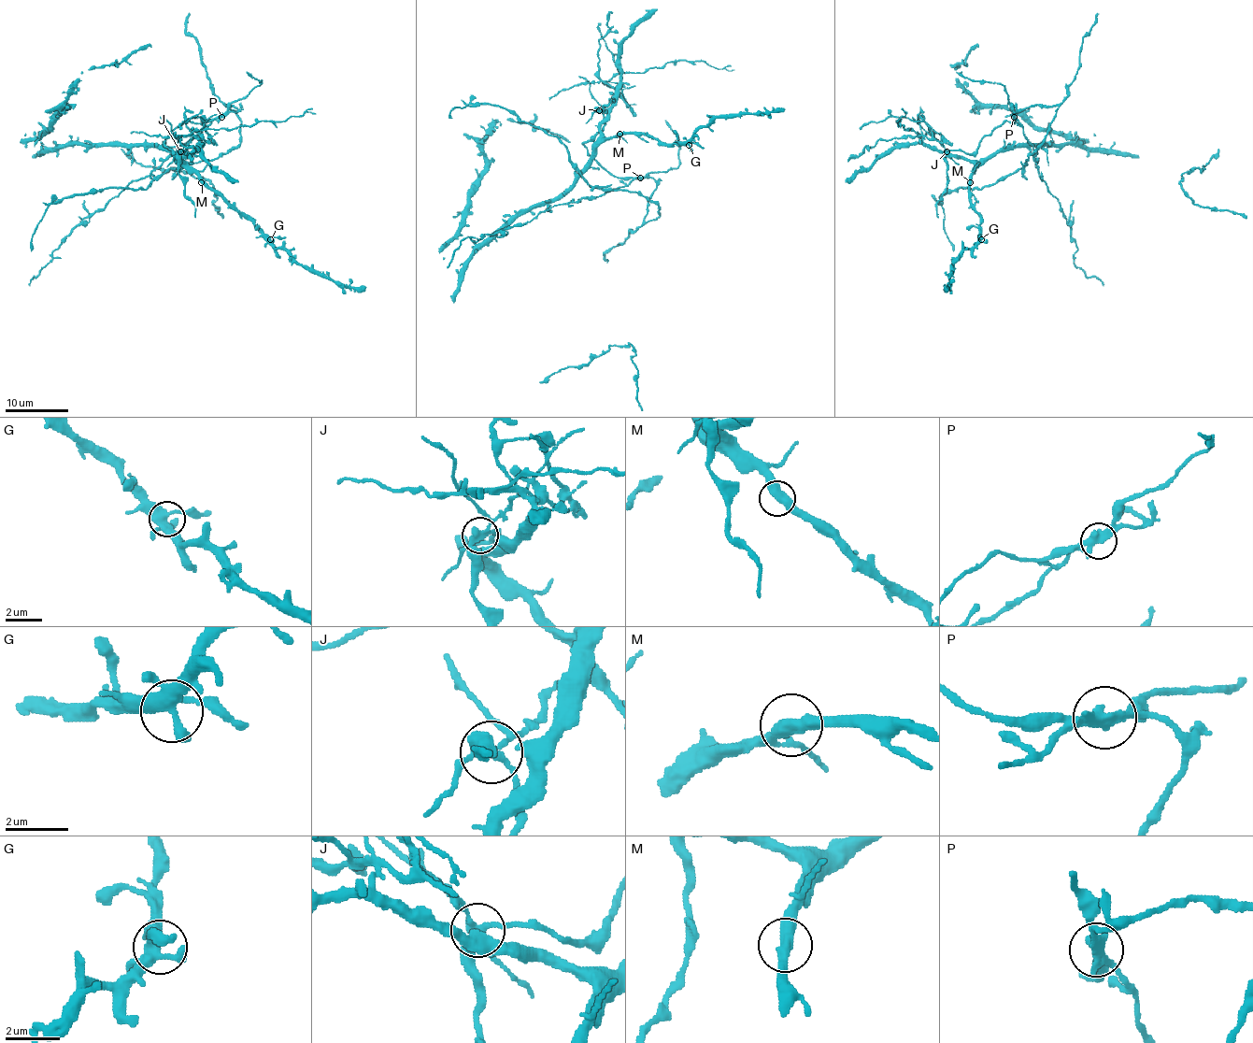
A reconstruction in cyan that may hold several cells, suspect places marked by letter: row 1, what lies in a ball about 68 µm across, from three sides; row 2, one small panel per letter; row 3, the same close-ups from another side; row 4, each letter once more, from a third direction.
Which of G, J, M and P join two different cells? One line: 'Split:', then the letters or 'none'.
Split: J, P

